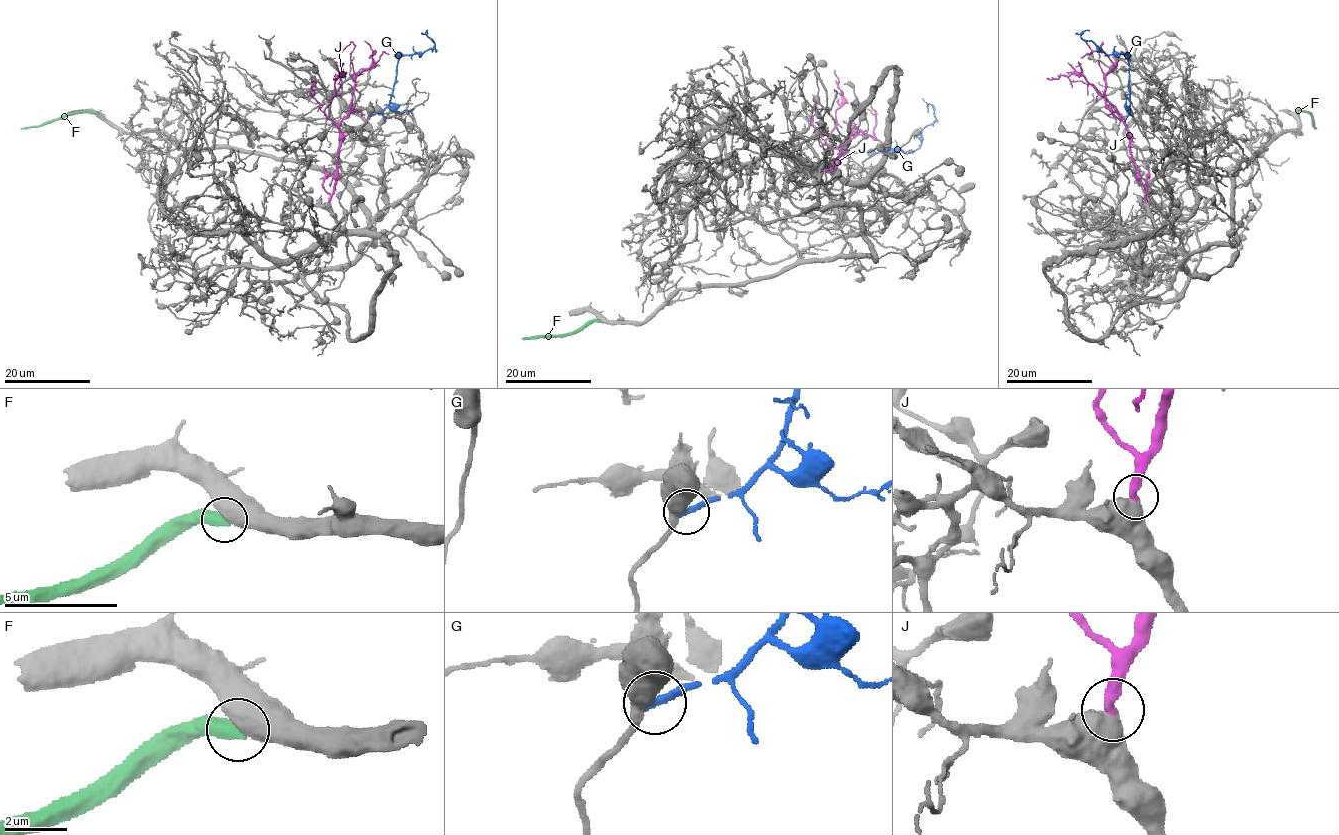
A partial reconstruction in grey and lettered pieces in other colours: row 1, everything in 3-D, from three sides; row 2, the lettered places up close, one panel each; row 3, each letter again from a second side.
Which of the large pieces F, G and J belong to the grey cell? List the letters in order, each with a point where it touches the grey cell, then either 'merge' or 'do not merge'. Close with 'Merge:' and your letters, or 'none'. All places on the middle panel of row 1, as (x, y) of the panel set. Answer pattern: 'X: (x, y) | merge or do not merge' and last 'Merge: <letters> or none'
F: (599, 321) | do not merge
G: (872, 155) | do not merge
J: (830, 169) | merge
Merge: J

